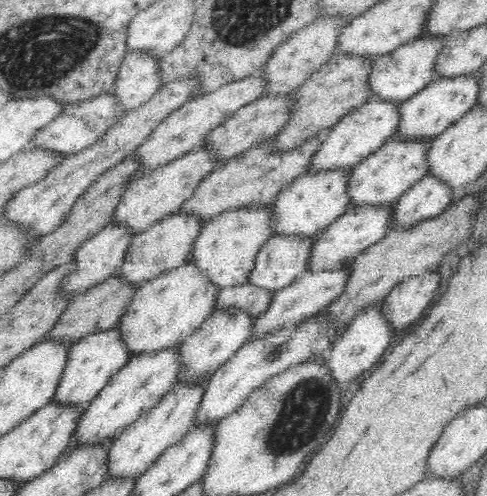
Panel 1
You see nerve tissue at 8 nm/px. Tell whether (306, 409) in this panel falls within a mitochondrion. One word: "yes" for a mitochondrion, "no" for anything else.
yes

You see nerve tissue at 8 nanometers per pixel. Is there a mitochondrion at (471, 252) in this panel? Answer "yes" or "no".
no

